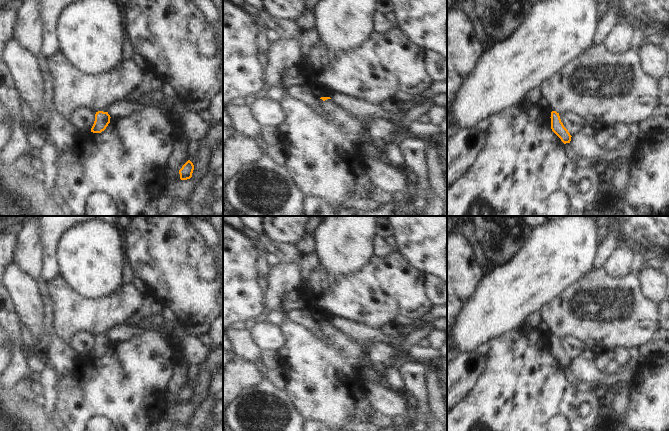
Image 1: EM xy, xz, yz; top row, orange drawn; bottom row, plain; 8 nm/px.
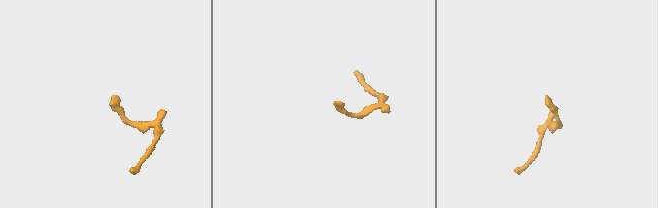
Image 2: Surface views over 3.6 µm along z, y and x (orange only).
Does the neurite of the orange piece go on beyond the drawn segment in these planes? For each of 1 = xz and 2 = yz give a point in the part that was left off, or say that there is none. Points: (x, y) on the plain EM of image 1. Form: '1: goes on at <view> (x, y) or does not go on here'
1: does not go on here
2: does not go on here

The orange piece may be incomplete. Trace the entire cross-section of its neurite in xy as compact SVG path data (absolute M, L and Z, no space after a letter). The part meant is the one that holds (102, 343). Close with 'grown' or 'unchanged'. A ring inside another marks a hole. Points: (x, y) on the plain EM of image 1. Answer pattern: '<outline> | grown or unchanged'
M98 335L95 338L95 345L91 352L91 356L93 357L101 357L106 353L108 348L110 347L110 339L108 336Z | unchanged

